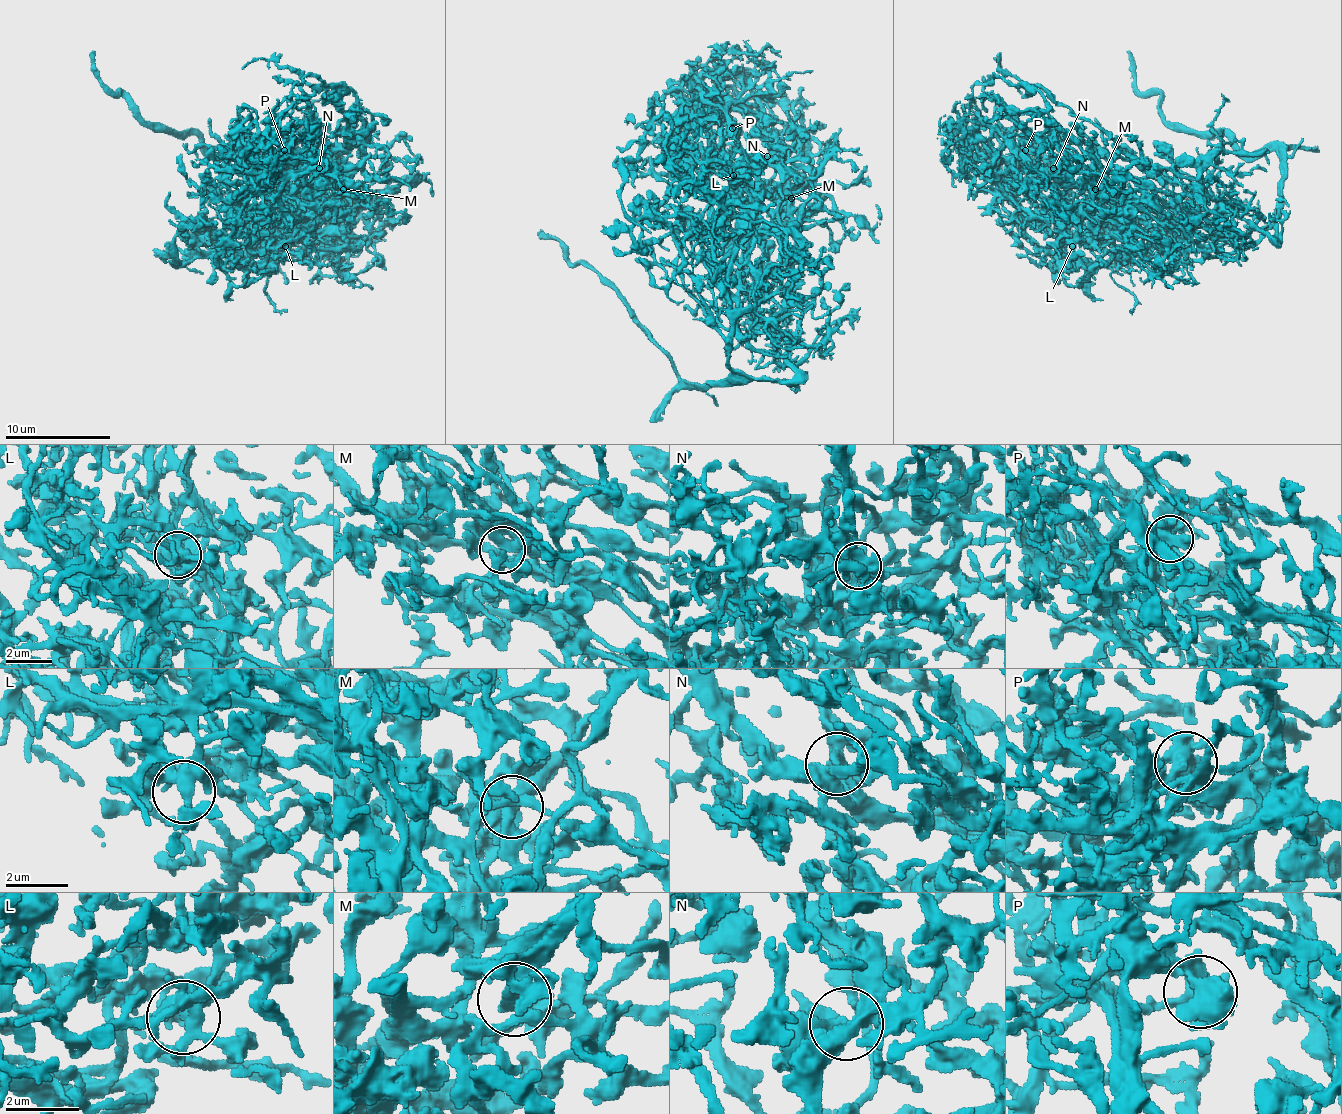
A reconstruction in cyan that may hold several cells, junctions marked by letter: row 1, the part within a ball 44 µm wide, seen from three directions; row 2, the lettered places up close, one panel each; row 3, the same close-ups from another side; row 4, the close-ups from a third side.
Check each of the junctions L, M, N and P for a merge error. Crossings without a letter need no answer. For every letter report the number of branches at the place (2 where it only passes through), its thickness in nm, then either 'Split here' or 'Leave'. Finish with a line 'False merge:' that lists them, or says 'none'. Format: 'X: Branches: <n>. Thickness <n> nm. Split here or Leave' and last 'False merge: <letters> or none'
L: Branches: 7. Thickness 360 nm. Leave
M: Branches: 2. Thickness 380 nm. Leave
N: Branches: 2. Thickness 200 nm. Leave
P: Branches: 3. Thickness 480 nm. Leave
False merge: none

